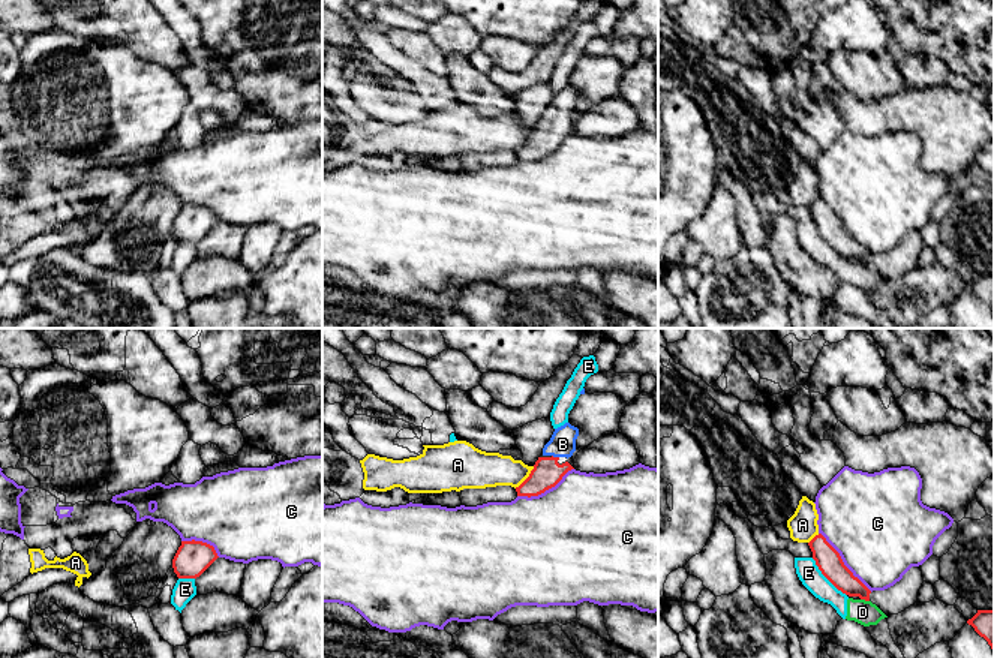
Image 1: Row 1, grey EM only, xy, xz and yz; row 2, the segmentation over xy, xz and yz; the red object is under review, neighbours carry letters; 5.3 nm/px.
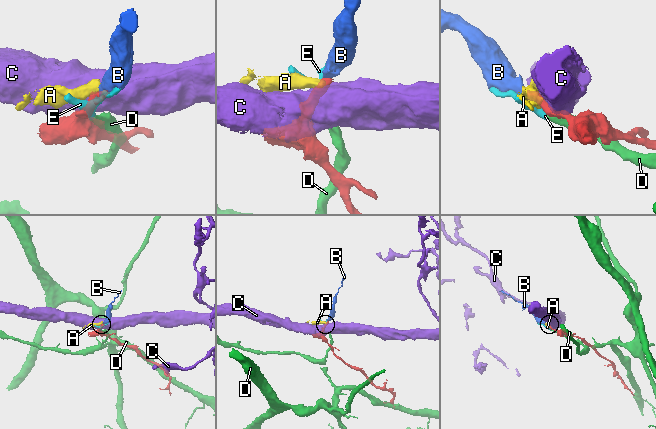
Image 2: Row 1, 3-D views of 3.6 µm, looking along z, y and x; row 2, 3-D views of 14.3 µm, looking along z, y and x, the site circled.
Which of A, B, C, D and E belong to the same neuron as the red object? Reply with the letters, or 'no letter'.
B

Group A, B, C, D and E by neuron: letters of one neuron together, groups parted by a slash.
A / B / C / D E

